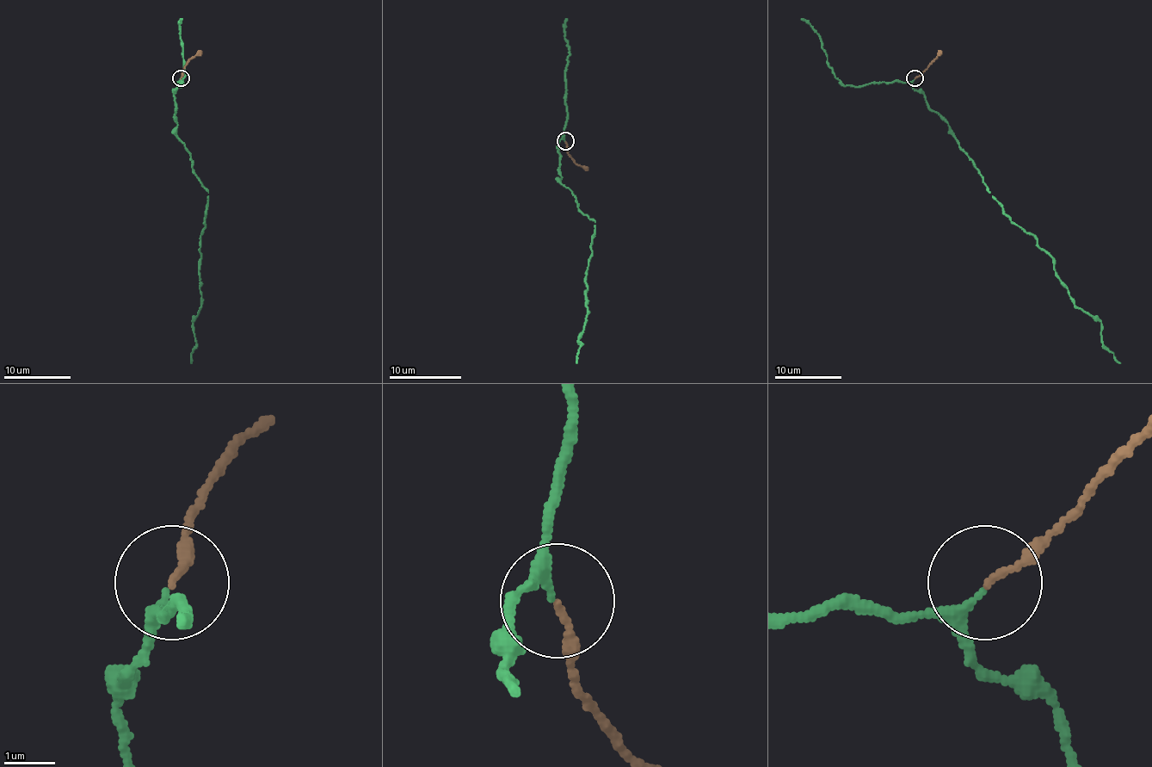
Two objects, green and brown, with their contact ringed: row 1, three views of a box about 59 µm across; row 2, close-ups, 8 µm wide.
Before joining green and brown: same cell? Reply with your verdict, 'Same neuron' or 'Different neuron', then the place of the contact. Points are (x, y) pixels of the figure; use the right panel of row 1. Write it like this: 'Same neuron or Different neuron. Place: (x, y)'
Same neuron. Place: (914, 77)

